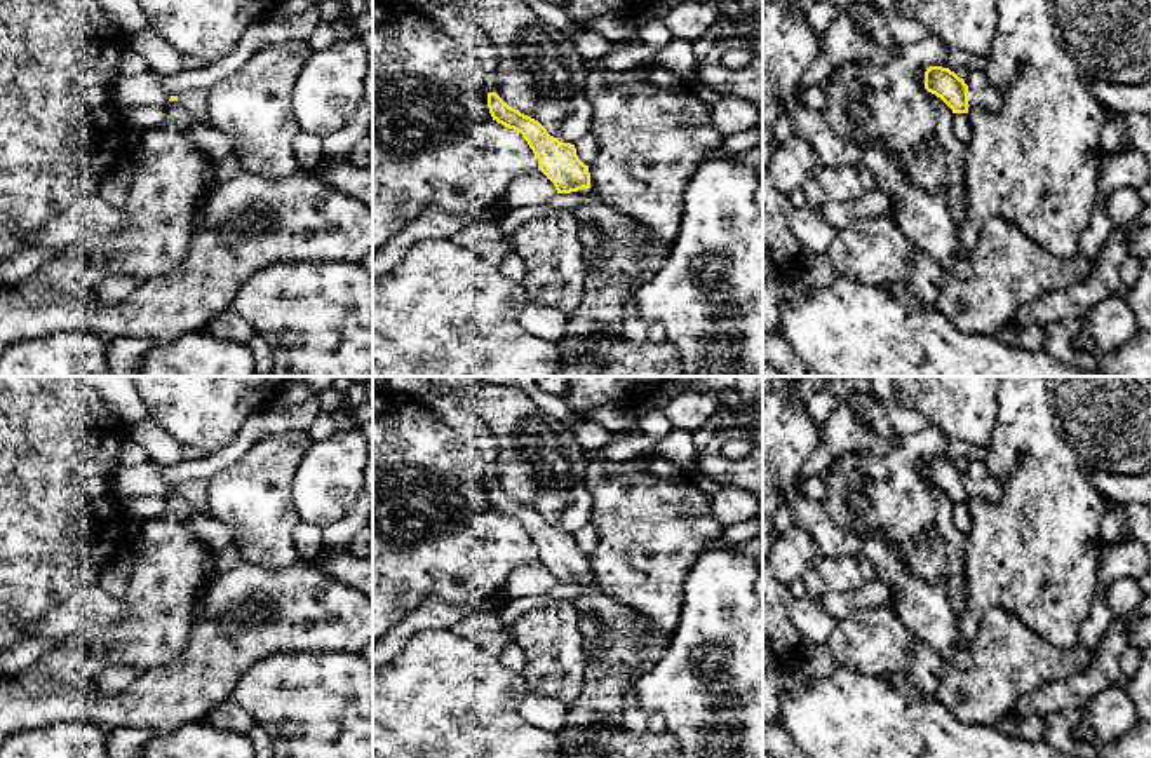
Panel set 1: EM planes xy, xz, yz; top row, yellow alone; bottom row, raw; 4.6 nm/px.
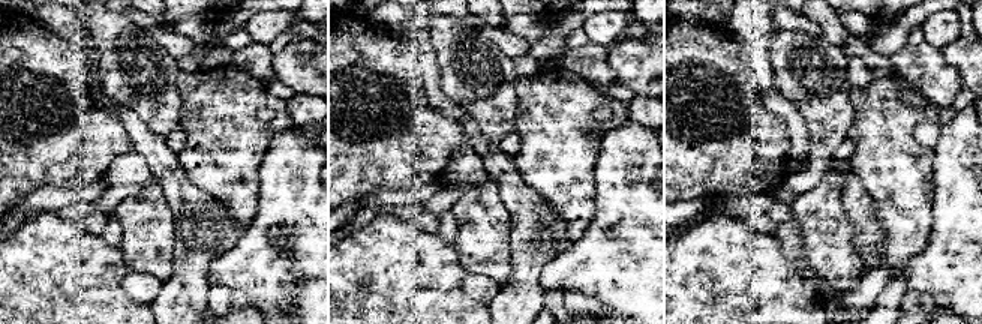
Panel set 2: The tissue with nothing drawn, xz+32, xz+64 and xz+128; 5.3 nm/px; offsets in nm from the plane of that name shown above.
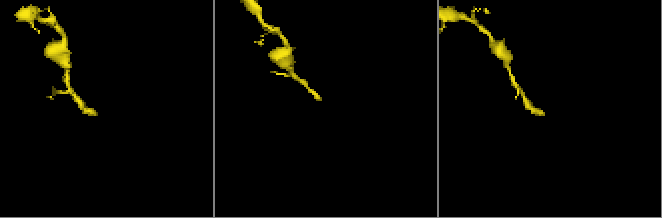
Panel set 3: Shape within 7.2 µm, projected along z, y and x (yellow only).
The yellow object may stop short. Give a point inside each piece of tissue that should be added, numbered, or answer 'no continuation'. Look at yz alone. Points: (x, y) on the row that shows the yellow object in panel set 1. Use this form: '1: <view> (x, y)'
1: yz (989, 98)

